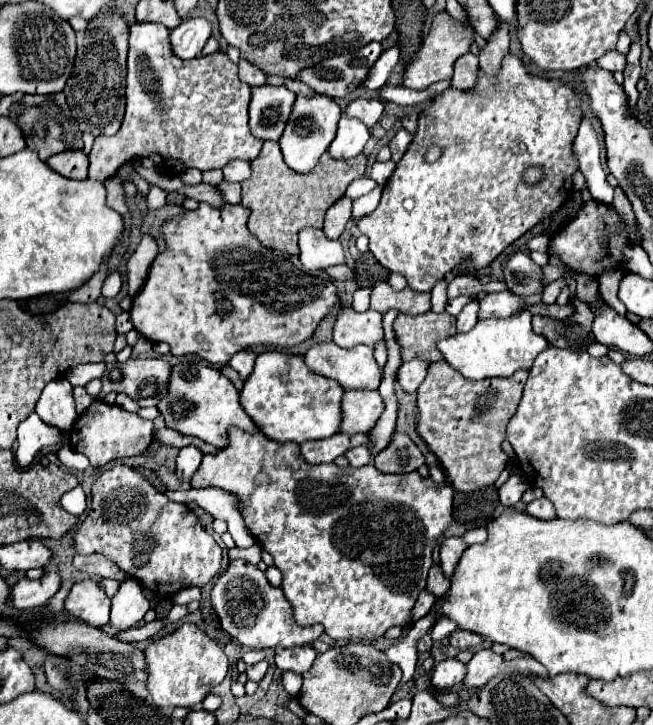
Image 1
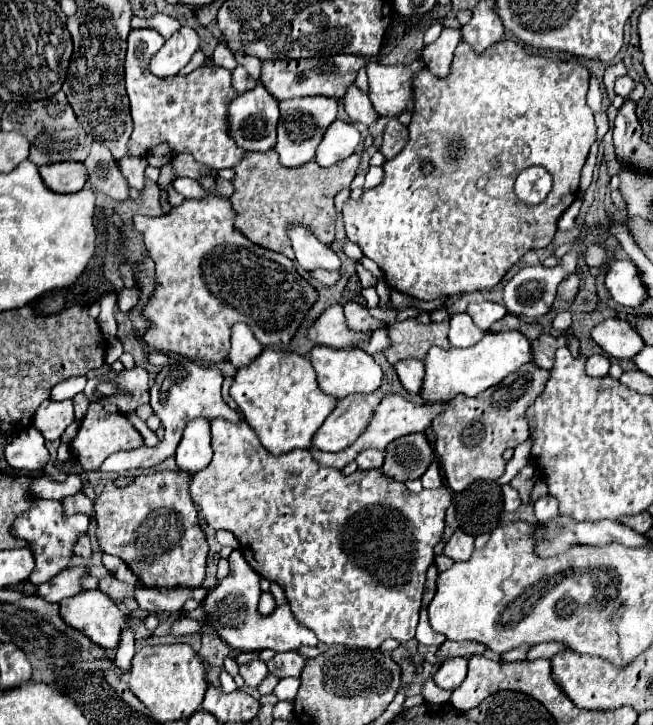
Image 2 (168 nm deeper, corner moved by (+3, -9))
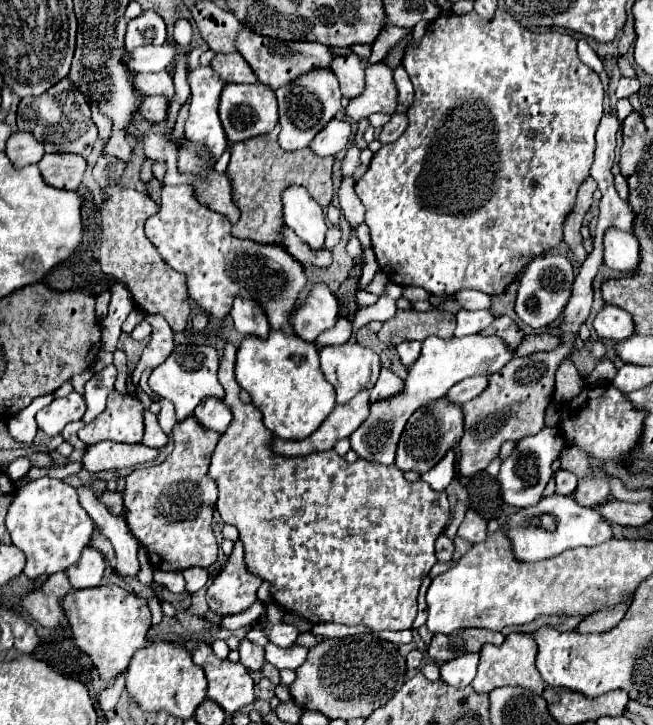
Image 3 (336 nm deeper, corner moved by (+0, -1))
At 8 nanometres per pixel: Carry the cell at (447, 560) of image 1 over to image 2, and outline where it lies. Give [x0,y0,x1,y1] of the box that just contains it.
[443,530,473,560]

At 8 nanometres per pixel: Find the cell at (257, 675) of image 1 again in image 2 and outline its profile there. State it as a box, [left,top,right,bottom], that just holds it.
[239,660,269,688]

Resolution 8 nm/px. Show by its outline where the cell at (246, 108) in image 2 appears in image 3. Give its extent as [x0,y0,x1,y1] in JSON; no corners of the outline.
[220,82,278,144]

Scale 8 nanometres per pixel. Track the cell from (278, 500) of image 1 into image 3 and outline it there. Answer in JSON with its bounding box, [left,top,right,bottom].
[210,340,450,632]

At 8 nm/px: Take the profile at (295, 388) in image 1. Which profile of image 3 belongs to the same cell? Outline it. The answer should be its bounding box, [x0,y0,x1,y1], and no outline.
[236,330,336,440]

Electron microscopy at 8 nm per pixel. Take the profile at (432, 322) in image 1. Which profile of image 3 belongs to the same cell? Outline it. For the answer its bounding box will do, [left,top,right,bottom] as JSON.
[378,310,456,344]

